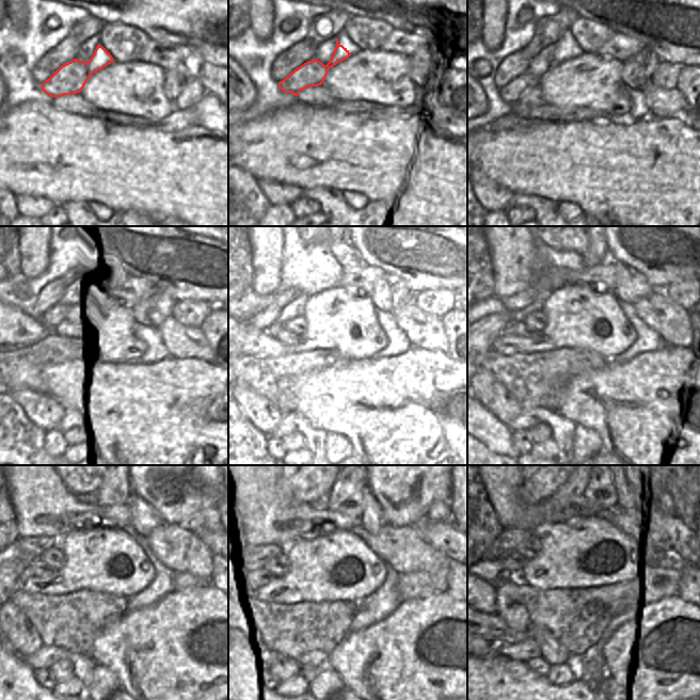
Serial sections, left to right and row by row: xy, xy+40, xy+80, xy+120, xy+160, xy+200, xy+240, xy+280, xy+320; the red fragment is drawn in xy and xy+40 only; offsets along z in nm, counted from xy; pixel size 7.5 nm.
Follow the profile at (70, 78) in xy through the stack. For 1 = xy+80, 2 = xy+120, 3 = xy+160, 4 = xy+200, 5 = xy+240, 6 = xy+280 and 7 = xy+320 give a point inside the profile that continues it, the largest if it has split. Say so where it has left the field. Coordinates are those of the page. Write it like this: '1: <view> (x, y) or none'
1: xy+80 (527, 86)
2: xy+120 (43, 329)
3: xy+160 (296, 308)
4: xy+200 (516, 328)
5: xy+240 (36, 567)
6: xy+280 (275, 567)
7: xy+320 (512, 566)

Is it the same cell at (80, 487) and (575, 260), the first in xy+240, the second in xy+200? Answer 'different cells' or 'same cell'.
different cells

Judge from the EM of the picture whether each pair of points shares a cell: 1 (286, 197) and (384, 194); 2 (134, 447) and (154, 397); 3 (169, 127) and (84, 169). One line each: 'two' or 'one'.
1: two
2: one
3: two

